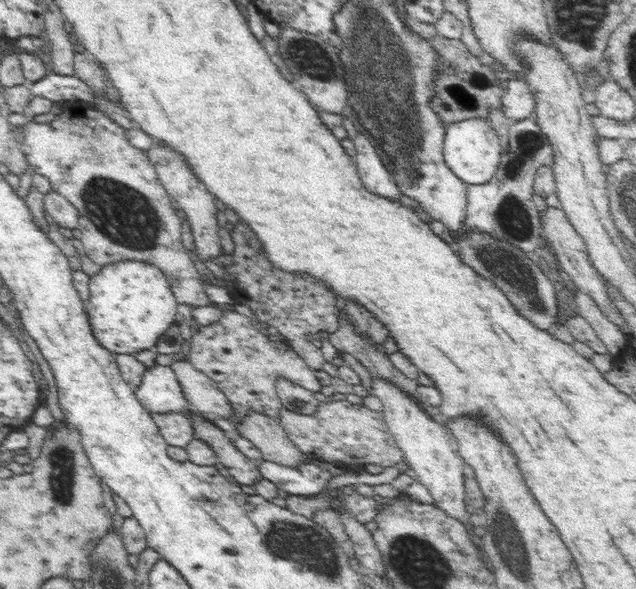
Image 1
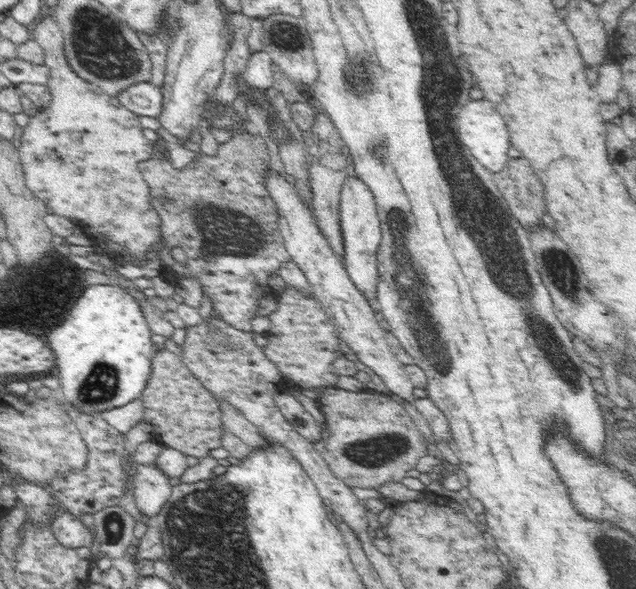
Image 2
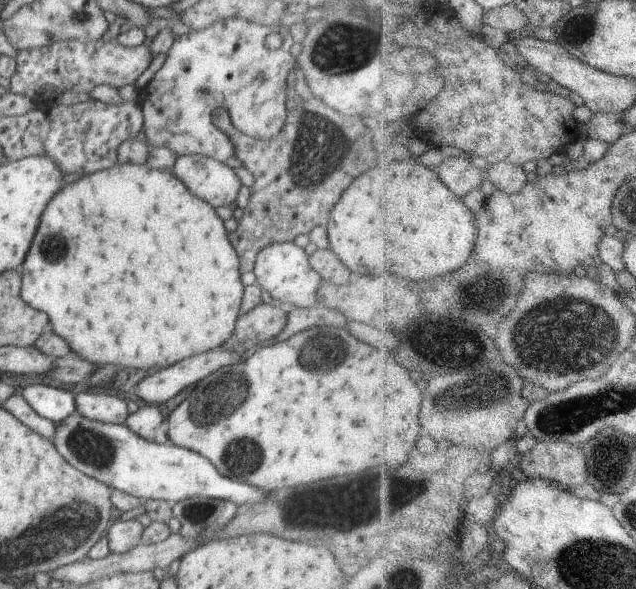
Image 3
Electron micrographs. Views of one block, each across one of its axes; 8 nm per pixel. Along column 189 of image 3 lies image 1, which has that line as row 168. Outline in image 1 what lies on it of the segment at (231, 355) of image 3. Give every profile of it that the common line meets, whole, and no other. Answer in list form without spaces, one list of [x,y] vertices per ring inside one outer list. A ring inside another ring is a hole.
[[[357,132],[351,141],[354,142],[357,152],[353,159],[364,187],[375,195],[388,196],[392,200],[400,198],[402,196],[400,187],[396,185],[396,181],[380,160],[376,147],[370,143],[368,134]]]

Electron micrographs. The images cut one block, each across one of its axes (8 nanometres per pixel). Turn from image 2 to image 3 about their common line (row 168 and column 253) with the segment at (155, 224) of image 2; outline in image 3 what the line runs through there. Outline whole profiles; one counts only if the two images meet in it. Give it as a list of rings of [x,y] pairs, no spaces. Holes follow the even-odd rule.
[[[232,17],[224,20],[220,19],[206,30],[200,29],[198,31],[191,31],[187,35],[178,36],[169,48],[168,56],[163,66],[157,71],[151,81],[144,88],[140,89],[138,94],[138,101],[143,109],[143,130],[144,134],[147,134],[147,144],[150,148],[167,148],[168,150],[175,152],[178,157],[184,155],[202,155],[203,157],[209,157],[210,159],[224,163],[233,155],[234,149],[233,144],[230,142],[230,139],[224,131],[214,128],[214,124],[210,126],[210,122],[208,122],[210,118],[208,118],[208,116],[210,116],[214,110],[226,110],[226,114],[228,114],[228,118],[230,118],[230,122],[232,122],[232,126],[234,126],[235,130],[240,130],[240,132],[248,138],[270,140],[276,137],[281,132],[287,119],[286,108],[288,100],[286,96],[286,76],[288,76],[288,72],[290,72],[290,66],[294,66],[294,58],[292,58],[292,54],[290,54],[290,46],[292,46],[292,36],[288,34],[288,30],[276,26],[274,22],[270,22],[263,26],[254,24],[253,21],[242,20],[242,17]],[[194,106],[200,108],[200,110],[196,110],[196,114],[200,114],[200,120],[198,120],[200,126],[198,126],[196,132],[192,130],[192,134],[196,136],[196,140],[180,140],[180,136],[176,136],[176,134],[180,134],[180,132],[188,132],[188,138],[190,138],[190,126],[192,126],[192,122],[194,122],[194,118],[192,118]]]

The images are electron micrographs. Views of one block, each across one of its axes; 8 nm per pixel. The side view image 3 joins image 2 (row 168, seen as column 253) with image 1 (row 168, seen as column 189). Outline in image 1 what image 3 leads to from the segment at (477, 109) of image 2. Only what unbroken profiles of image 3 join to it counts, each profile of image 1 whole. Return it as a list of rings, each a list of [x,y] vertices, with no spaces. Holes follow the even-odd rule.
[[[476,118],[464,120],[445,126],[443,158],[448,168],[467,186],[486,184],[488,180],[492,180],[500,166],[502,146],[498,135],[492,129],[491,122]]]

